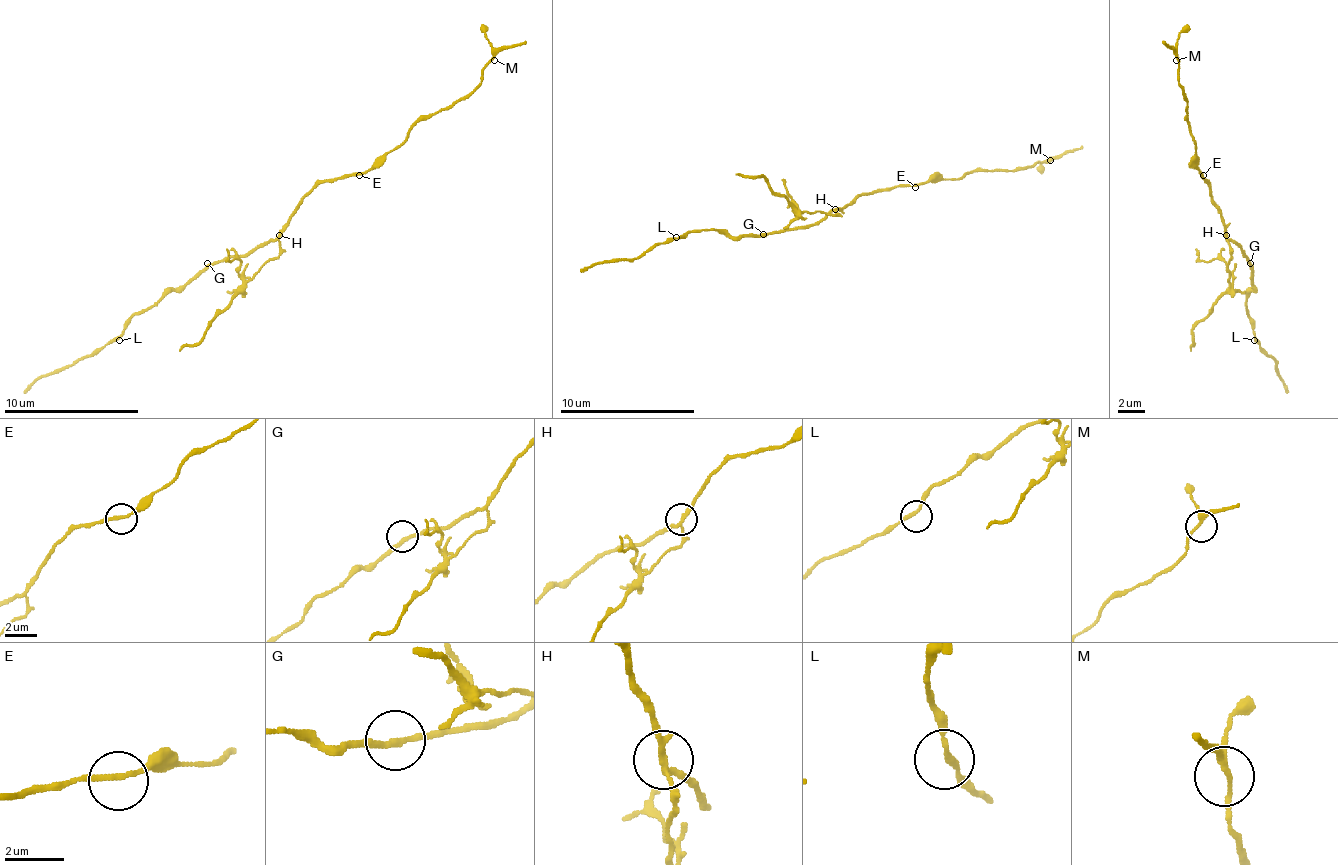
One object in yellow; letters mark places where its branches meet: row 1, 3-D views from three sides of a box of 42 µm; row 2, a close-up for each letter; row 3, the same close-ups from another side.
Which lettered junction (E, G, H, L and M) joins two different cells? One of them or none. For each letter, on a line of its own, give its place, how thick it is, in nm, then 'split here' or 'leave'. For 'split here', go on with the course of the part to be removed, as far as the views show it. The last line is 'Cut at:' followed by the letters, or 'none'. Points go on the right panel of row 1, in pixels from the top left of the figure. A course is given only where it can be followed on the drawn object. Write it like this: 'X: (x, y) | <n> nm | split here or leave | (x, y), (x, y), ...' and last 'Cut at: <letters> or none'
E: (1203, 175) | 190 nm | leave
G: (1250, 263) | 220 nm | leave
H: (1226, 235) | 180 nm | split here | (1227, 236), (1230, 290), (1193, 330), (1190, 350)
L: (1254, 340) | 200 nm | leave
M: (1176, 60) | 190 nm | leave
Cut at: H

